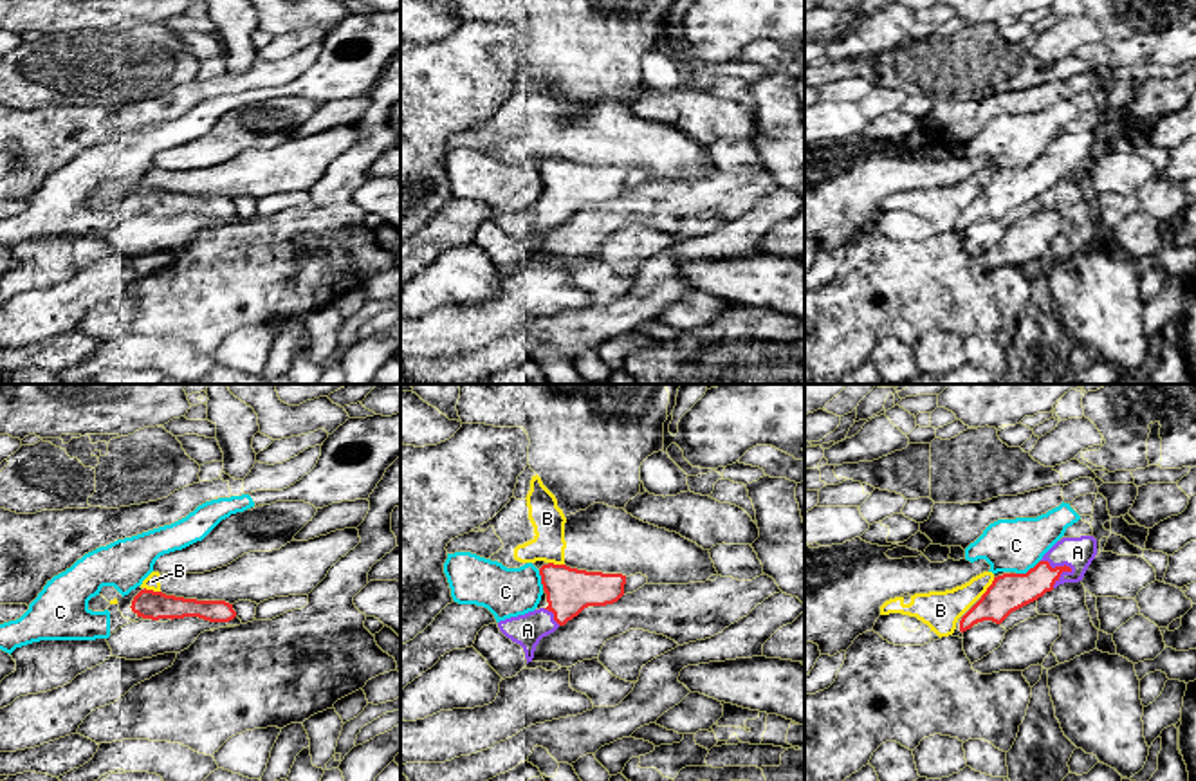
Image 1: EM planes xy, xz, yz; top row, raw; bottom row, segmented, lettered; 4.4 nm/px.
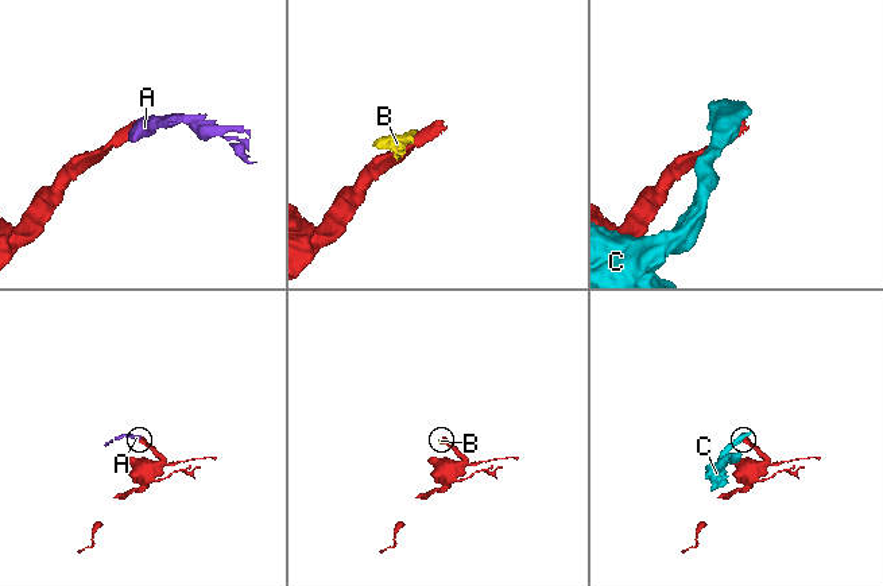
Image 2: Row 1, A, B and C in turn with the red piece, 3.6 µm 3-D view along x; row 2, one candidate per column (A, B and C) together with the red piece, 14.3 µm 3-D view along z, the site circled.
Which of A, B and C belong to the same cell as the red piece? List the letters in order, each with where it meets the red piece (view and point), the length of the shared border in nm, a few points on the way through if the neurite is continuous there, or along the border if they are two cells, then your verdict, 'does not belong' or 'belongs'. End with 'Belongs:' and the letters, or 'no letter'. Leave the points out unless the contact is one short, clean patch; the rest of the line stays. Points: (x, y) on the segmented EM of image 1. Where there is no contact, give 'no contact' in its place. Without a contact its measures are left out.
A: contact yz (1058, 567); length 150 nm; way yz (1009, 592), (1030, 587), (1058, 567), (1077, 552); belongs
B: contact yz (989, 587); length 110 nm; border yz (994, 578), (980, 596); does not belong
C: contact yz (1029, 570); length 130 nm; border yz (1039, 560), (1025, 572), (1016, 574); does not belong
Belongs: A

